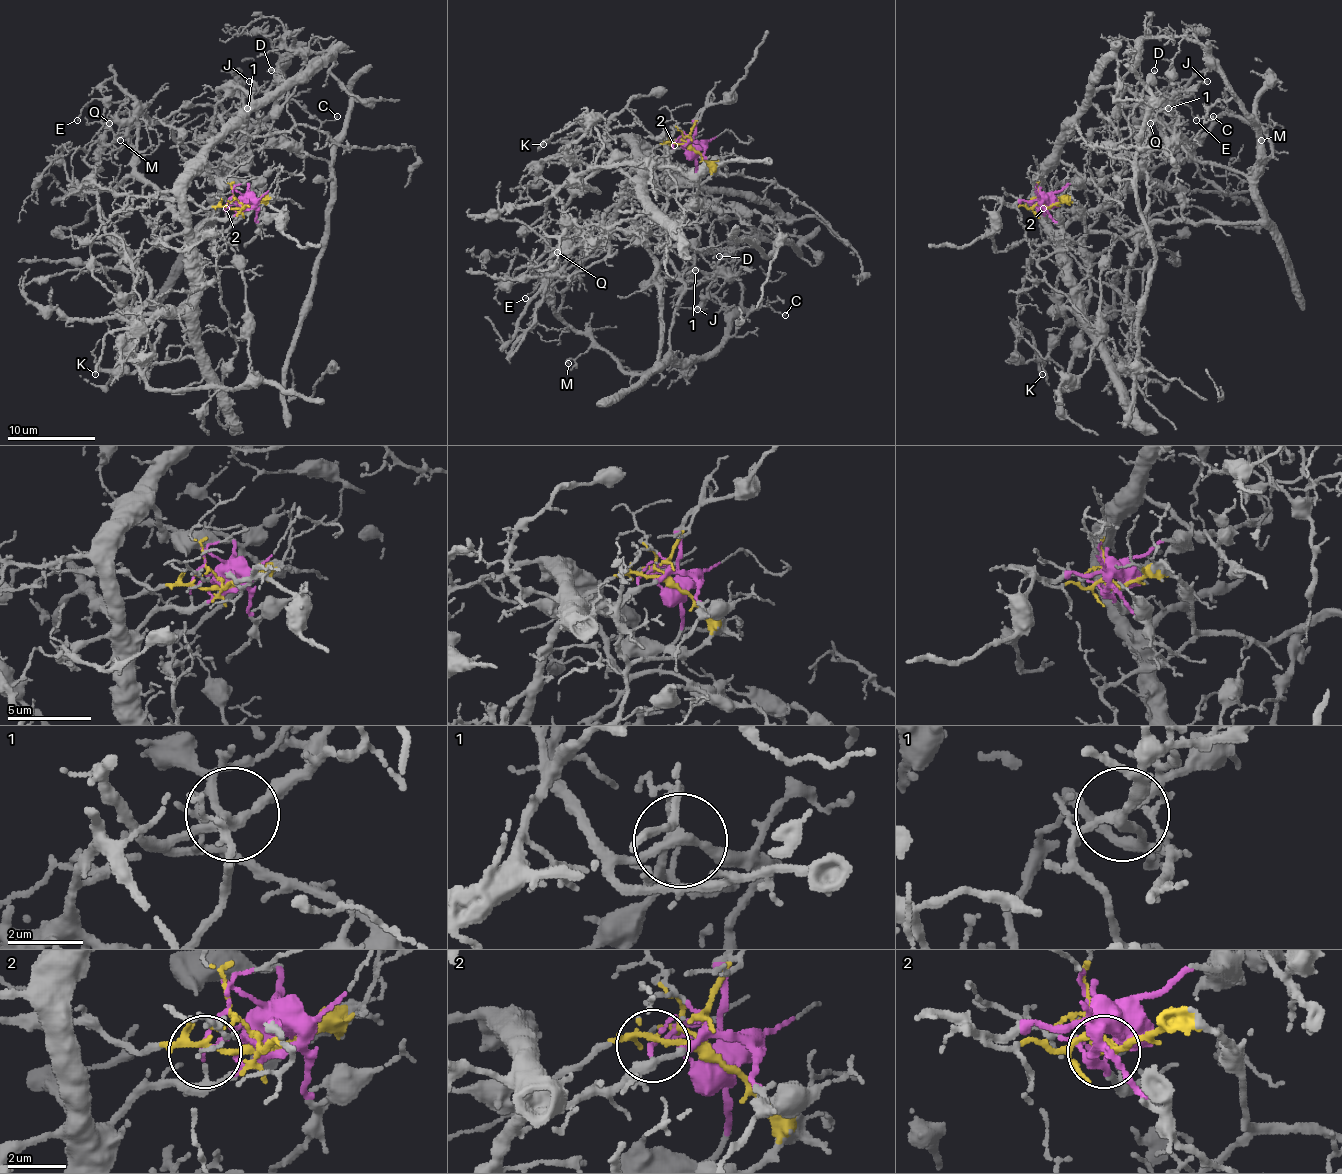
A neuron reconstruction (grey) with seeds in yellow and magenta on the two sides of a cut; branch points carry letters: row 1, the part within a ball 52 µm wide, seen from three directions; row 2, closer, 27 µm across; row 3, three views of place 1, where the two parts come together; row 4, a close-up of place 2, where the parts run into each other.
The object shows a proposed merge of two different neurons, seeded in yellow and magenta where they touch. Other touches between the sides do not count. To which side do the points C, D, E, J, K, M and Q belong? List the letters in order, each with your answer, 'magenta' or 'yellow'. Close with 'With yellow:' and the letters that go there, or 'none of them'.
C: yellow
D: yellow
E: yellow
J: magenta
K: magenta
M: yellow
Q: yellow
With yellow: C, D, E, M, Q

